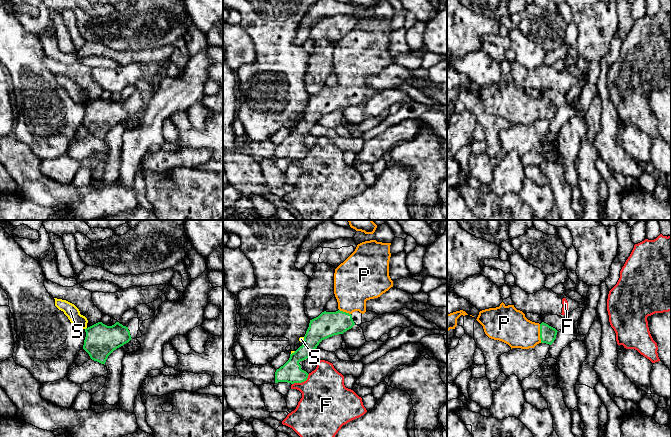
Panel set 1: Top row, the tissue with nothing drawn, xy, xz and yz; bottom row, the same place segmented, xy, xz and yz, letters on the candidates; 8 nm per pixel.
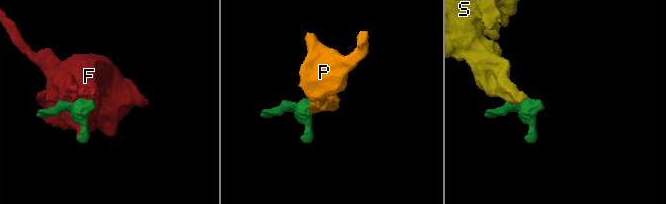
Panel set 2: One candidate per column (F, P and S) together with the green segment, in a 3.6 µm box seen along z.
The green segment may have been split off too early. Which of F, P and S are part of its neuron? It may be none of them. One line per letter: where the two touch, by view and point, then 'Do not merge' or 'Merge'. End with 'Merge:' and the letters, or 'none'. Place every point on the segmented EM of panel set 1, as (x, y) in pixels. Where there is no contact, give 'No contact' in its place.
F: Touches green at xz (301, 382). Do not merge
P: Touches green at yz (540, 333). Merge
S: Touches green at xz (304, 339). Do not merge
Merge: P

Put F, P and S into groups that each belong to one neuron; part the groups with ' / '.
F / P / S

